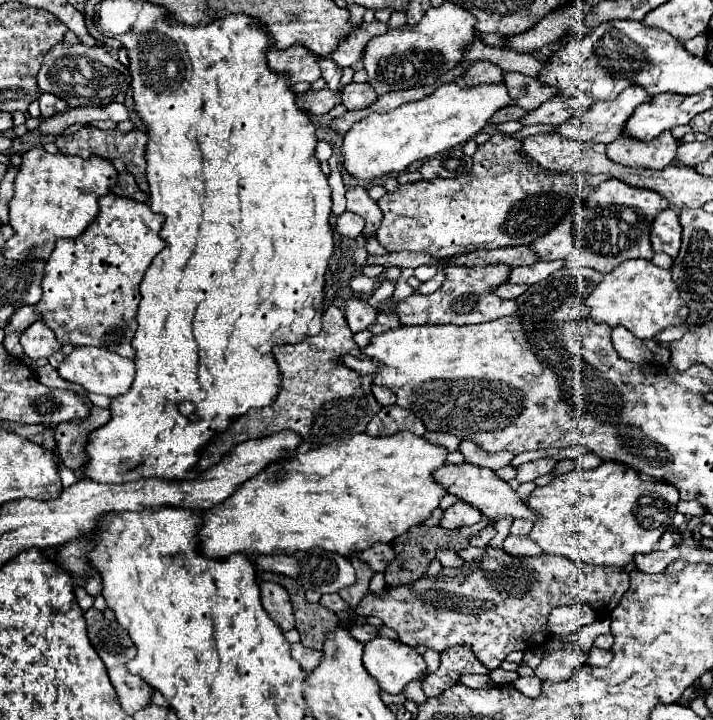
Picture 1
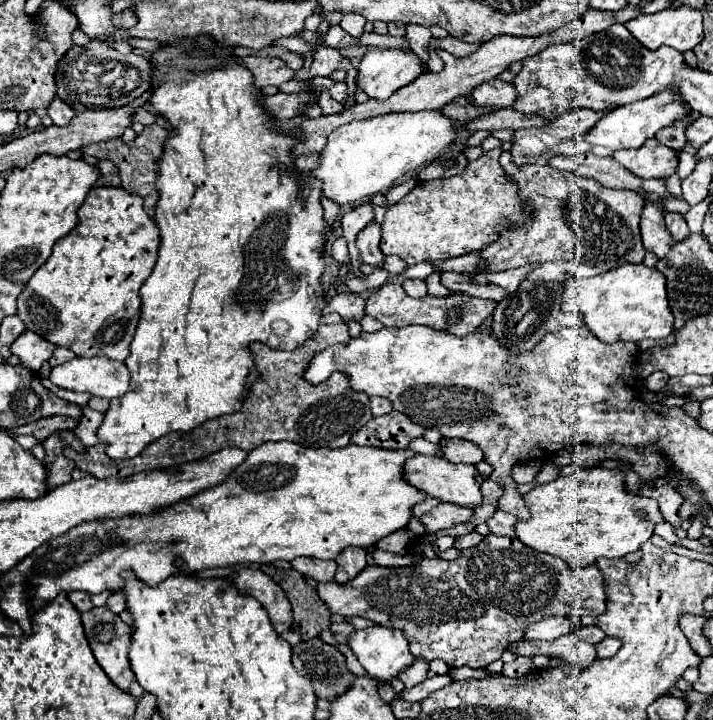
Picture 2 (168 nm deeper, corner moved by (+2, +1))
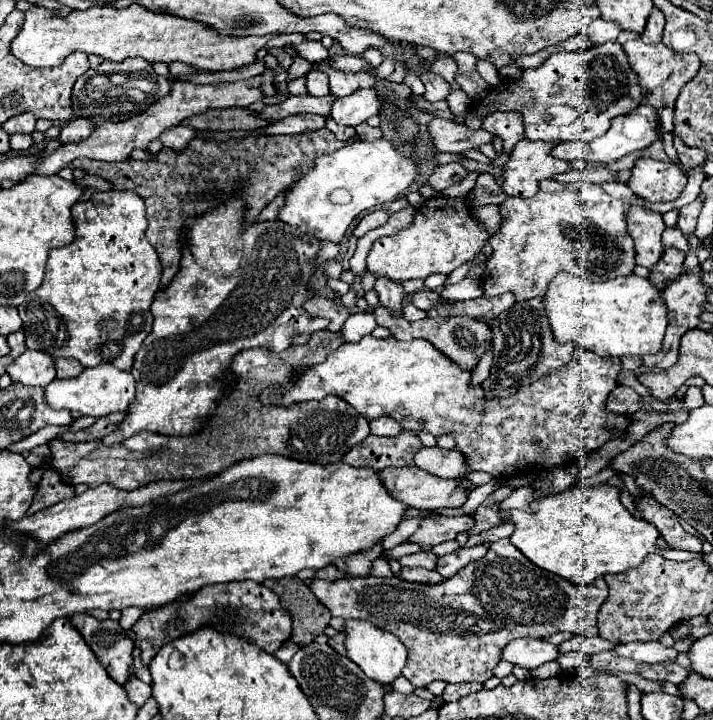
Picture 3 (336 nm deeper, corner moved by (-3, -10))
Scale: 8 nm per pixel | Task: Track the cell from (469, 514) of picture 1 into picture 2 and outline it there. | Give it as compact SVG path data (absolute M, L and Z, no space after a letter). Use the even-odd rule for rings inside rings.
M440 502L436 508L432 508L428 514L424 514L420 518L420 522L424 524L424 528L428 532L438 532L444 528L452 528L454 524L460 522L468 522L472 518L472 508L464 508L464 506L454 506L450 502Z

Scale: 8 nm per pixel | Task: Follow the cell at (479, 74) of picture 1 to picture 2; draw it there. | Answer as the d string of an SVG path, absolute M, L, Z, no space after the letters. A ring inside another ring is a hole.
M492 78L474 90L470 94L470 100L482 108L496 108L496 110L510 108L516 100L516 88L498 78Z

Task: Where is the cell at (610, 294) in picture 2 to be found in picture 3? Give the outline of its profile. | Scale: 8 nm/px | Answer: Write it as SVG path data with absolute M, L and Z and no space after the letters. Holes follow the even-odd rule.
M559 273L545 299L551 331L559 343L573 341L577 347L595 351L601 357L647 355L663 349L667 327L667 307L663 293L649 279L629 275L603 283L591 283L567 273Z

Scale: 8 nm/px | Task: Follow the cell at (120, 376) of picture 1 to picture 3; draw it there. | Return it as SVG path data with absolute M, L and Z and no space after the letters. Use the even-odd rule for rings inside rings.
M101 363L97 367L85 369L79 377L53 379L45 387L45 397L47 397L47 403L55 409L69 409L69 411L75 409L83 415L105 417L109 413L127 411L127 407L135 399L135 379L133 379L131 373L121 371L121 369L113 367L111 363Z

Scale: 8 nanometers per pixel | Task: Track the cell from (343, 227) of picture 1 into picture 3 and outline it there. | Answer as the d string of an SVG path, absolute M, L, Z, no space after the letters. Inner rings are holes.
M377 209L377 211L373 211L373 213L369 213L369 215L365 215L359 223L357 223L357 227L353 229L353 235L355 237L363 237L367 231L371 231L371 229L377 229L377 227L381 227L381 225L385 225L387 223L387 219L389 219L389 211L385 211L385 209Z

